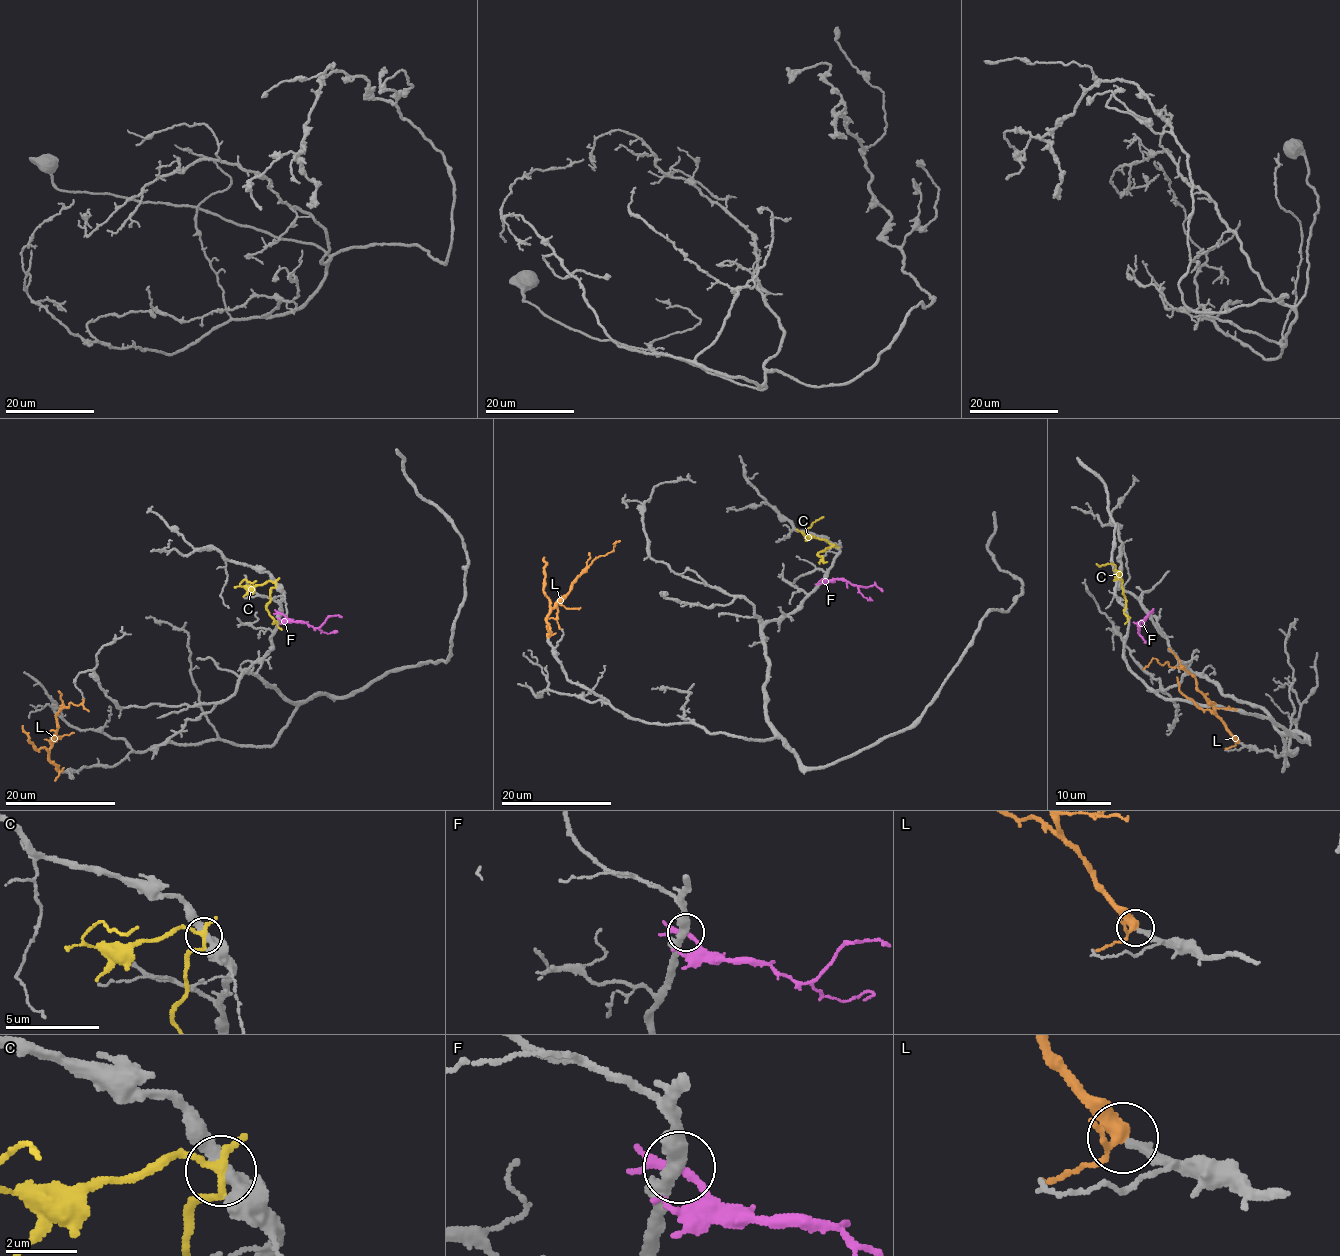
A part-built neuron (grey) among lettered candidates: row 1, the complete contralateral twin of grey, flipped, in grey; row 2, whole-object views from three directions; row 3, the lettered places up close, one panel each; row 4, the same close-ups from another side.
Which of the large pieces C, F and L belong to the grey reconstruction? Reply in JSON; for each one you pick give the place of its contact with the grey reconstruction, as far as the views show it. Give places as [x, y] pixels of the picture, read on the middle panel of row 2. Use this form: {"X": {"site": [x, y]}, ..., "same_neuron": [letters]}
{"L": {"site": [548, 637]}, "same_neuron": ["L"]}

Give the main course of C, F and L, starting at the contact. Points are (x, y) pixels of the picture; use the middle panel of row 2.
C: (834, 545), (806, 537), (802, 532), (824, 517)
F: (823, 582), (846, 580), (863, 587), (873, 584), (882, 591)
L: (548, 637), (549, 612), (569, 591), (573, 581), (597, 556), (613, 551), (619, 541)

